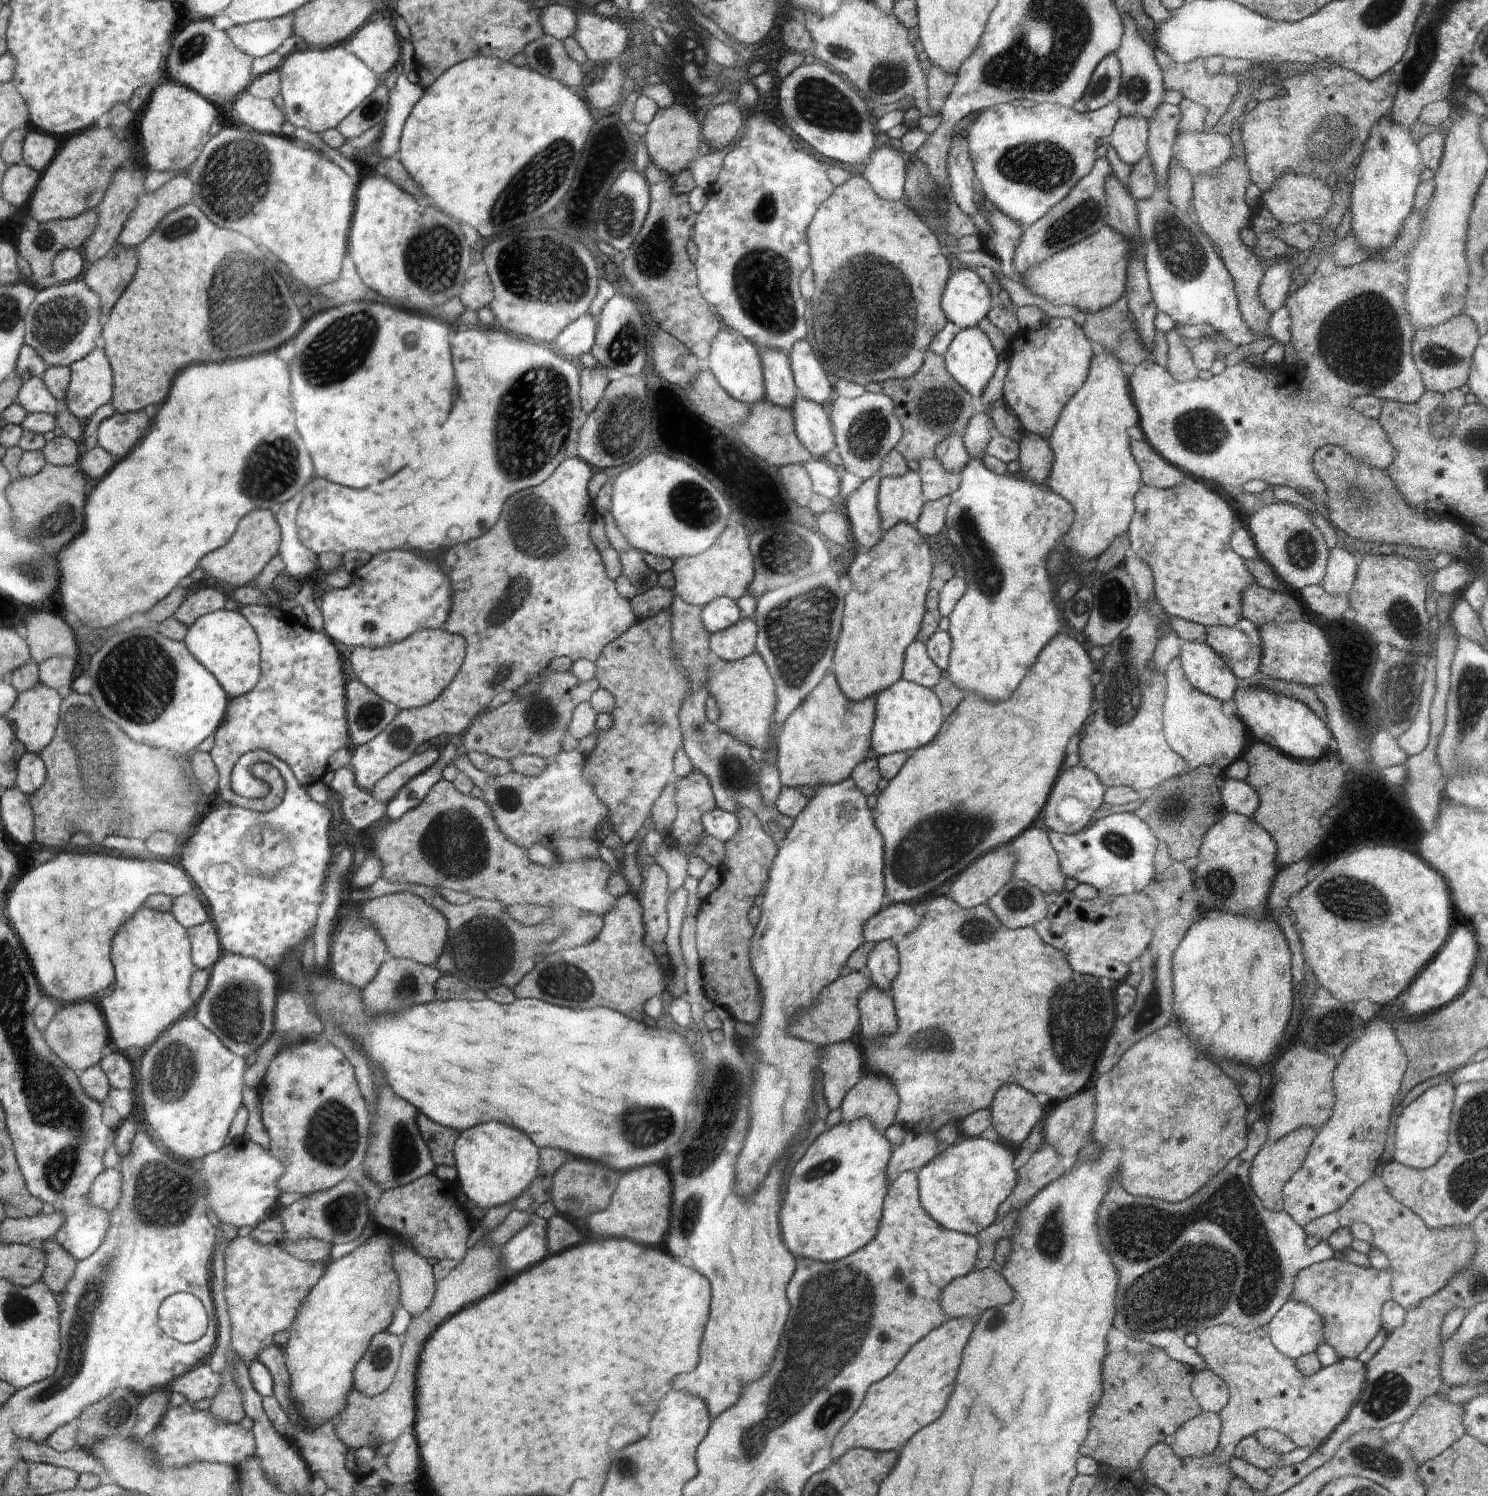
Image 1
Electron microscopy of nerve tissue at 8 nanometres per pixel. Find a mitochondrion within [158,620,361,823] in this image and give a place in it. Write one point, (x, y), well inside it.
(260, 764)

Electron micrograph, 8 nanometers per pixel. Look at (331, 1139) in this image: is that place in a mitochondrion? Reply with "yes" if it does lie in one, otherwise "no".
yes

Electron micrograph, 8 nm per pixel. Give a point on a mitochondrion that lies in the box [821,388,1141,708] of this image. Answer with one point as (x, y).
(987, 570)

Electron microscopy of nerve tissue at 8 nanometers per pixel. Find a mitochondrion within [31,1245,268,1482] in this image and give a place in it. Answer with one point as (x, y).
(121, 1410)

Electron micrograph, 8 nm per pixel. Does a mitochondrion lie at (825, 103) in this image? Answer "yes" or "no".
yes

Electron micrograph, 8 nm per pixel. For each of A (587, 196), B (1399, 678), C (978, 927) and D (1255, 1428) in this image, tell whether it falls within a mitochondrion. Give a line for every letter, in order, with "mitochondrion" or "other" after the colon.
A: mitochondrion
B: mitochondrion
C: mitochondrion
D: other

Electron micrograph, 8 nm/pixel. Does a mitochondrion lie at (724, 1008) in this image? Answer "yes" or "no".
no

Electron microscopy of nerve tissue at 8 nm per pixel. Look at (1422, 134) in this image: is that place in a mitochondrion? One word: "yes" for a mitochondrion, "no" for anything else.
no

